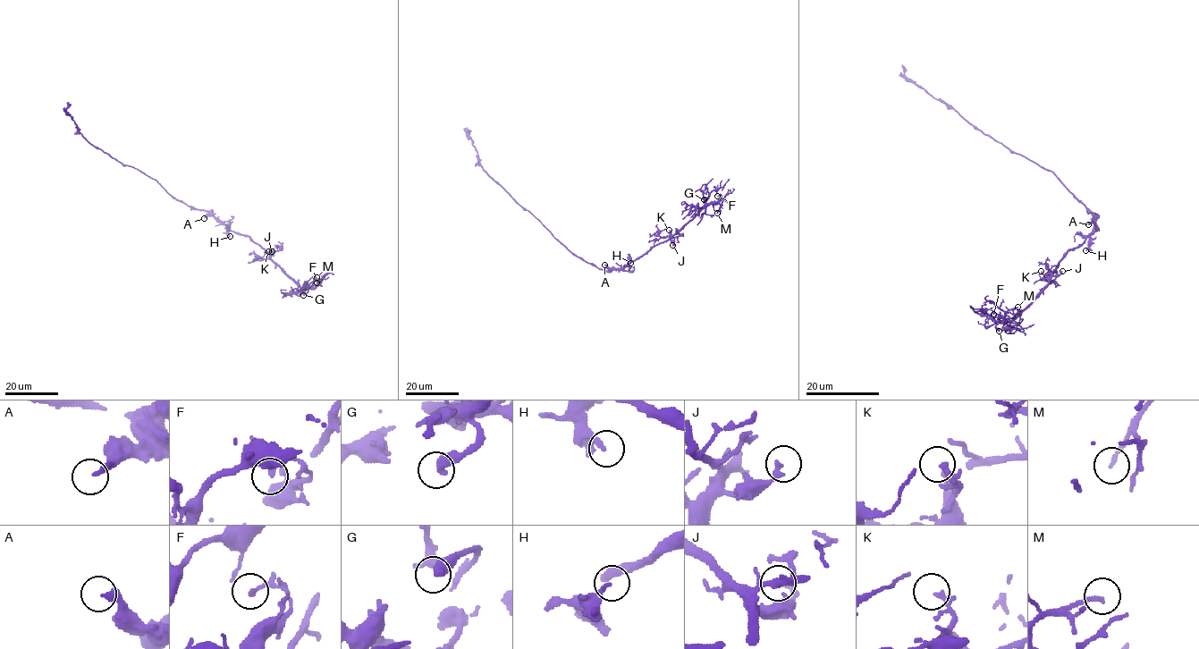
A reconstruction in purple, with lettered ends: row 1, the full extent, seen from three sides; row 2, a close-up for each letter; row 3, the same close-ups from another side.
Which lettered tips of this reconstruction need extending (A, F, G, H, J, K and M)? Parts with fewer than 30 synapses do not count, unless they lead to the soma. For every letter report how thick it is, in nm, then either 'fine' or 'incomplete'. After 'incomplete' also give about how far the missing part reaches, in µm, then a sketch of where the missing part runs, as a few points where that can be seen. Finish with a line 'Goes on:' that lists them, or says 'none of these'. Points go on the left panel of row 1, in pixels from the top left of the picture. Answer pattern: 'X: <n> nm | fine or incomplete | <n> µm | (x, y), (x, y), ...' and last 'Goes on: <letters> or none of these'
A: 280 nm | fine
F: 200 nm | fine
G: 440 nm | incomplete | 35 µm | (303, 295), (316, 296), (322, 292), (325, 299), (348, 289), (360, 288), (361, 290)
H: 170 nm | fine
J: 200 nm | fine
K: 140 nm | fine
M: 160 nm | fine
Goes on: G

